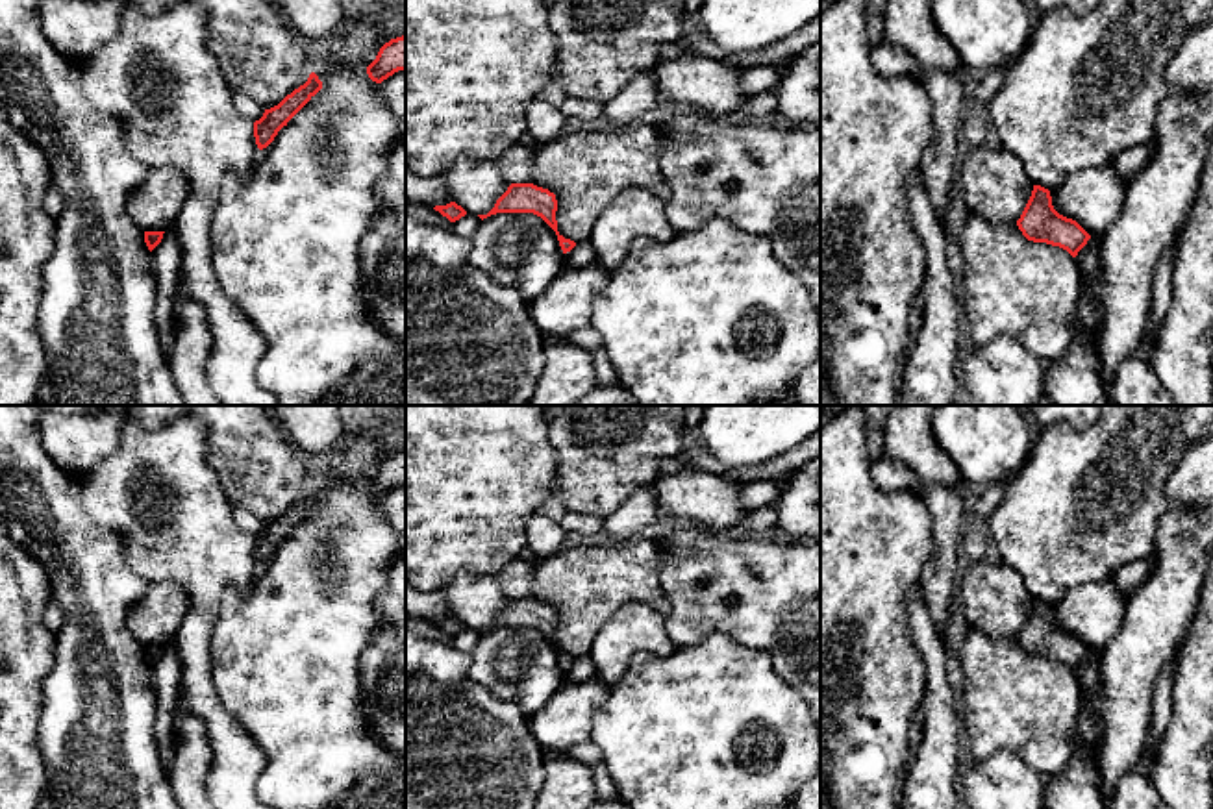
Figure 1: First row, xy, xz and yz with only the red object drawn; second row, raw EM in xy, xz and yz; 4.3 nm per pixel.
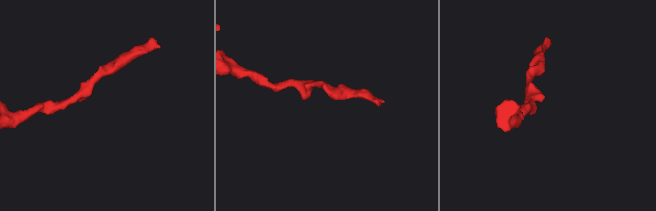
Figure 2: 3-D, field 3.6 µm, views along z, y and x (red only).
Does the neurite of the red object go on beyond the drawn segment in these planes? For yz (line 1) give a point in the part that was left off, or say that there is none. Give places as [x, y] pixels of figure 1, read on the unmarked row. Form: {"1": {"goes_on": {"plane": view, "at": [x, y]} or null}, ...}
{"1": {"goes_on": null}}

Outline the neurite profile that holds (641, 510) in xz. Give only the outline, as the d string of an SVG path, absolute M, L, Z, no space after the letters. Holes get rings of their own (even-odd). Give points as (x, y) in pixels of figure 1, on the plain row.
M652 487L637 489L622 505L604 518L604 531L617 539L630 539L661 517Z

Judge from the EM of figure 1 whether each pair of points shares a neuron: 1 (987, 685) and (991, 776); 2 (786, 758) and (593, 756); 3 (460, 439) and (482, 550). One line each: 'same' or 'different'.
1: different
2: different
3: same

